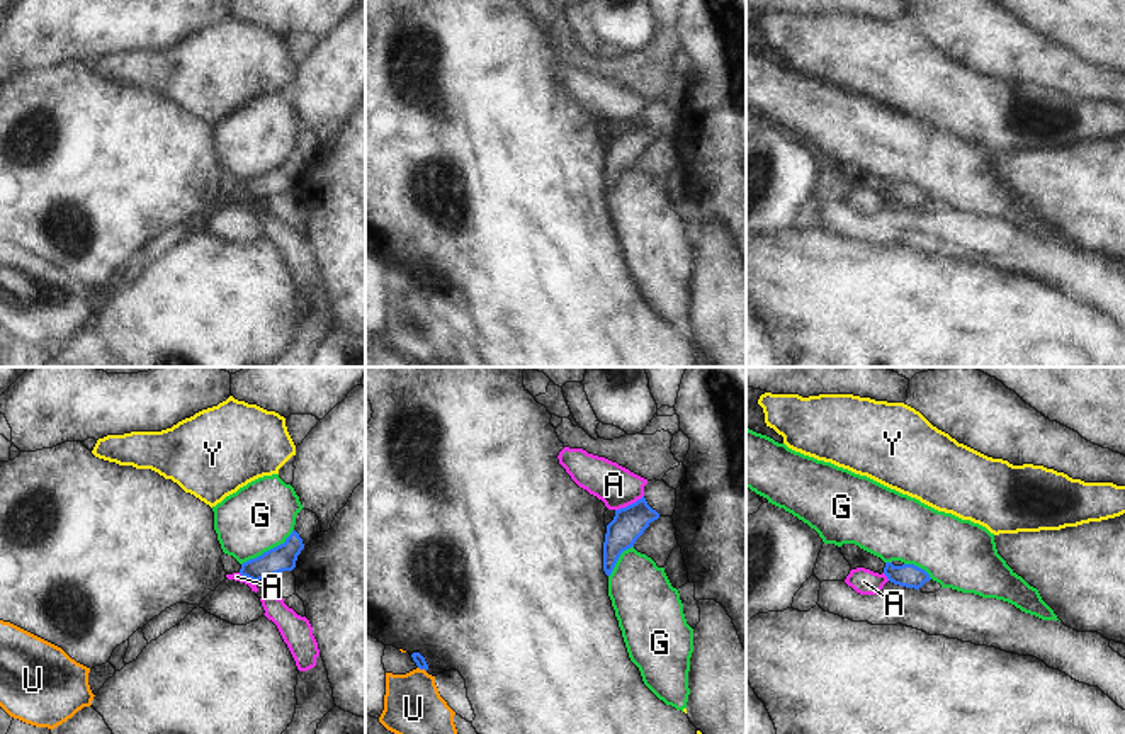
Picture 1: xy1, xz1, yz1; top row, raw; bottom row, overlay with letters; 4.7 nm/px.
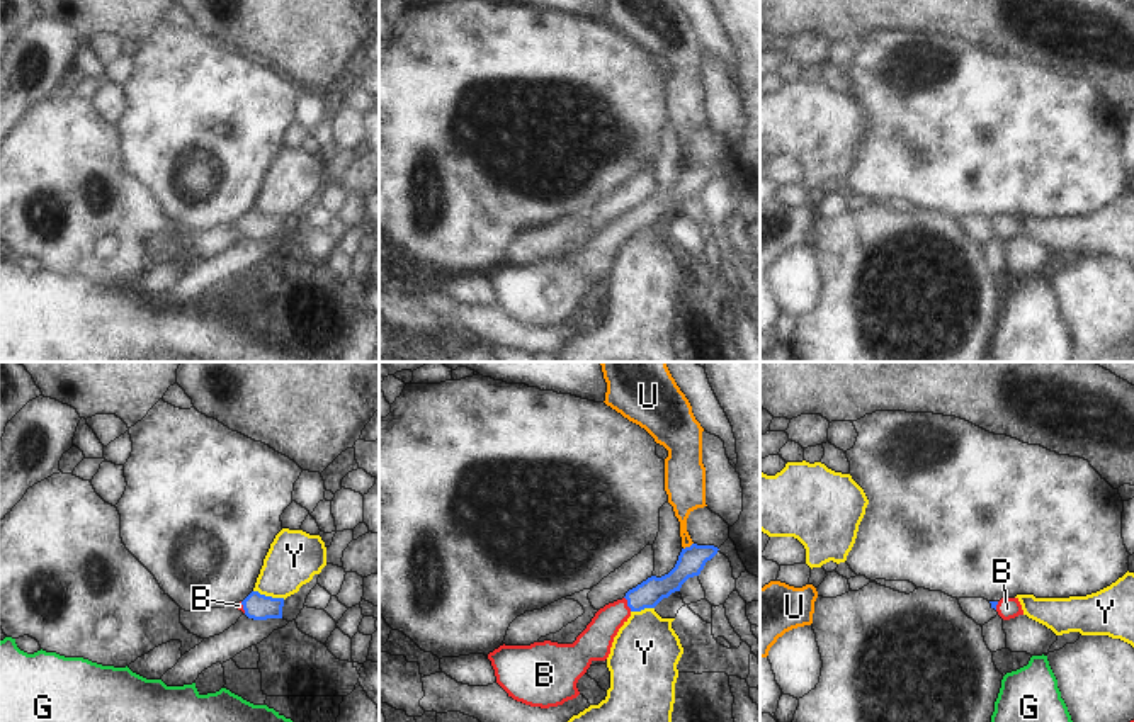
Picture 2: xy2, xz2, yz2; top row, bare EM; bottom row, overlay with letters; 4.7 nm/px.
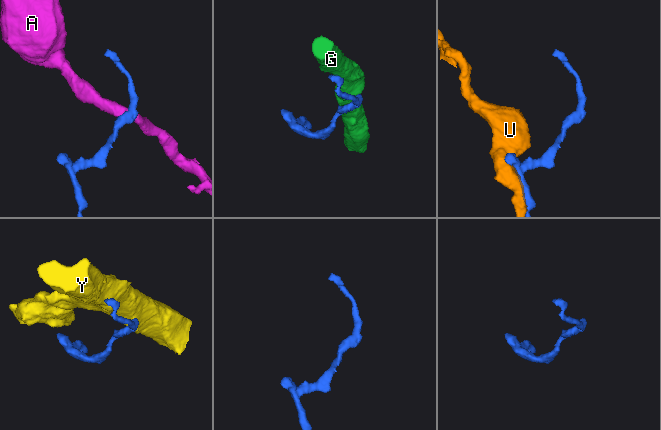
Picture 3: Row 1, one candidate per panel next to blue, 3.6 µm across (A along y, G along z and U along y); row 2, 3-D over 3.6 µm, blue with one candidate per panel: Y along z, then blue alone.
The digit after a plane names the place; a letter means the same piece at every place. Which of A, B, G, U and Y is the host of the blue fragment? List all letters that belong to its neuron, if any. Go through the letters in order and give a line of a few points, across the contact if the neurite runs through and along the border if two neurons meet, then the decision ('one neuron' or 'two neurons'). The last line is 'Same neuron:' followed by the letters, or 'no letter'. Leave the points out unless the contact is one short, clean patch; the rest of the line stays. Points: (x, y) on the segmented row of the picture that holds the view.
A: line xz1 (643, 495), (616, 510); two neurons
B: line xz2 (646, 595), (628, 603), (601, 631), (594, 644); one neuron
G: two neurons
U: two neurons
Y: line xy2 (254, 590), (284, 598); two neurons
Same neuron: B

